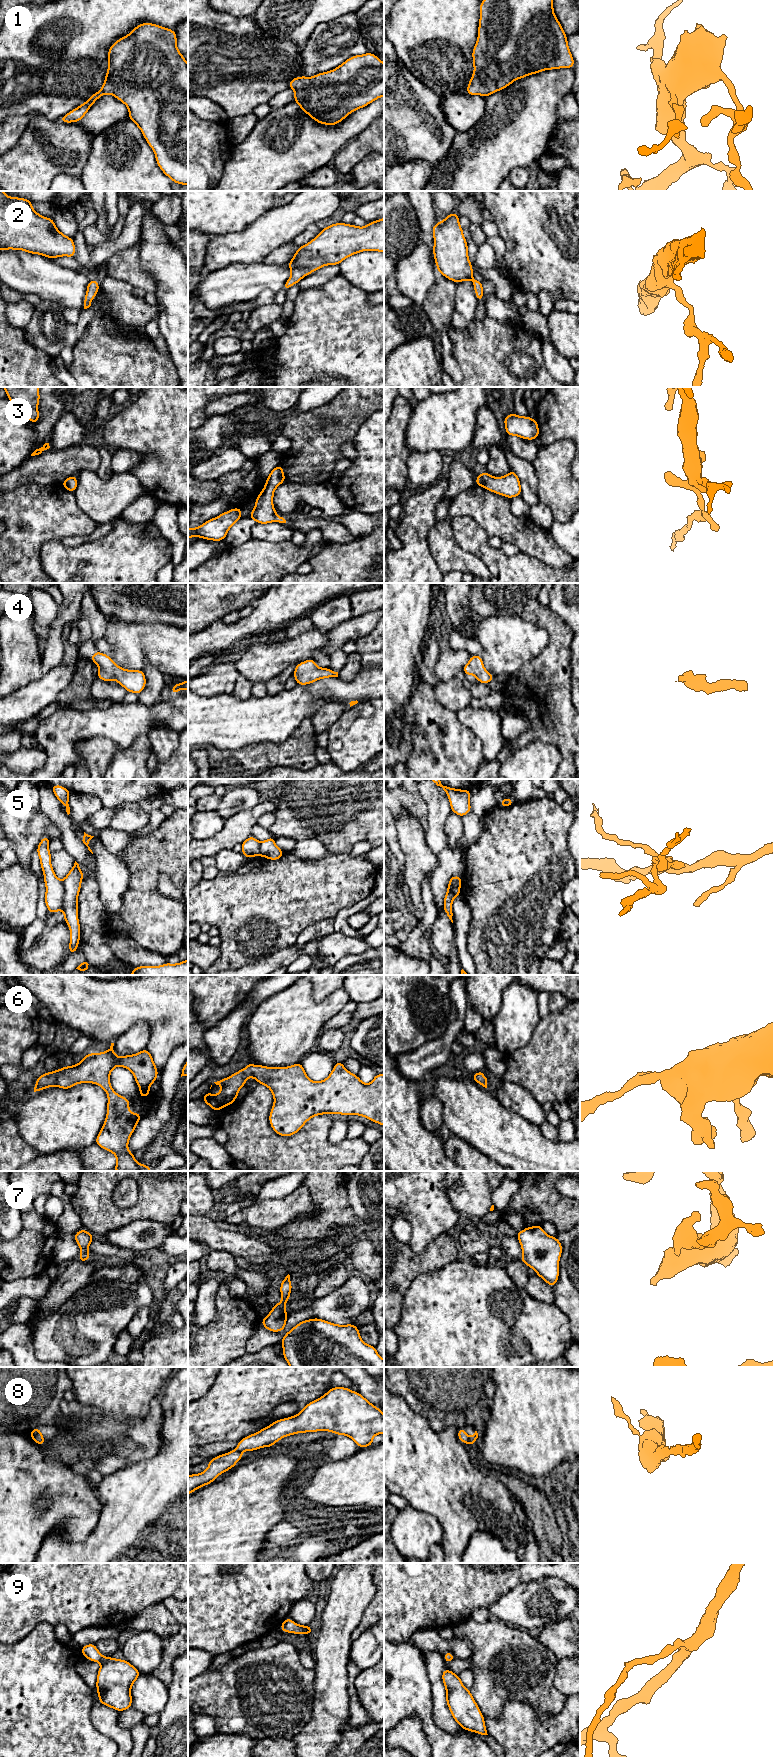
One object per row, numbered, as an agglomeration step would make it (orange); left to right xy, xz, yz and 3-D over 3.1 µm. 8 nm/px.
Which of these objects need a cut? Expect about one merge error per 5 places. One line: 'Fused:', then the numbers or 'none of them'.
Fused: 5

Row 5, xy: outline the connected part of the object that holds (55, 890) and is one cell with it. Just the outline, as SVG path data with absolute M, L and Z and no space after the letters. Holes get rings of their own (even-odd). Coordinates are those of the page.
M43 837L36 849L44 875L44 883L46 886L44 901L49 914L60 911L63 906L65 893L63 882L56 877L51 865L51 852L48 848L50 841L51 839L49 837Z

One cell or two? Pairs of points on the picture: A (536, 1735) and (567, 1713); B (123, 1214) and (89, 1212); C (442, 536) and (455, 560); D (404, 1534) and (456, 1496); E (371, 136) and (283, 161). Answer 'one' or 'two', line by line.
A: one
B: one
C: one
D: two
E: two

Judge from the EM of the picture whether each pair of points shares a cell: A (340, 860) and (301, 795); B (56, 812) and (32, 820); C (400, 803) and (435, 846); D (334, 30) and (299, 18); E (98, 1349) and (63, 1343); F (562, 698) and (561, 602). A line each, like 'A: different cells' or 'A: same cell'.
A: different cells
B: different cells
C: different cells
D: different cells
E: same cell
F: different cells

